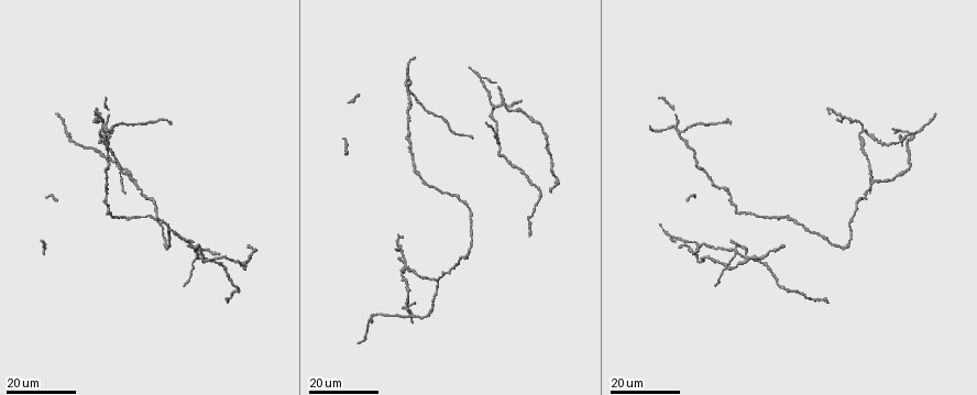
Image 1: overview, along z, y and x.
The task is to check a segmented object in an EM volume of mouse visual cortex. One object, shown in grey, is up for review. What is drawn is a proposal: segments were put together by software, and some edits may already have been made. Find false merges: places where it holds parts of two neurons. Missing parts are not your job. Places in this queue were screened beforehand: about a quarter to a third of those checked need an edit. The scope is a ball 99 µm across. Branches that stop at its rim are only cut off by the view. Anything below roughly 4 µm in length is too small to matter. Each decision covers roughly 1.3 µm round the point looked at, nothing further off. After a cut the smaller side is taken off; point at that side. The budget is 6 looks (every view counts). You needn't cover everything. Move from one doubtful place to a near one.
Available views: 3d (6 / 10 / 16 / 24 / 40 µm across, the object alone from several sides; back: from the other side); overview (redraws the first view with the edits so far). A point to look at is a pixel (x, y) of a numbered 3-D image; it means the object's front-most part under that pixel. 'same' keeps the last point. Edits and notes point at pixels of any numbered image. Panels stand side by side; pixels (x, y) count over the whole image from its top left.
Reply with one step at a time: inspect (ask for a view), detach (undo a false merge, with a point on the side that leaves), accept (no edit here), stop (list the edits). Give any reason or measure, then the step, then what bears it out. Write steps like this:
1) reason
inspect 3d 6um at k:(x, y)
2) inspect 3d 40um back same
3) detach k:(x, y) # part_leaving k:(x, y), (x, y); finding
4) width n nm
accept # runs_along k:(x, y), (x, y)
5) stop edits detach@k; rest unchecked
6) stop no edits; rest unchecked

branch point
inspect 3d 24um at 1:(497, 143)

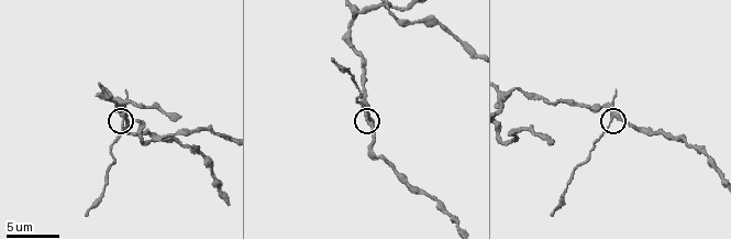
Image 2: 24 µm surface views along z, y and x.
closer look
inspect 3d 6um at 2:(611, 118)

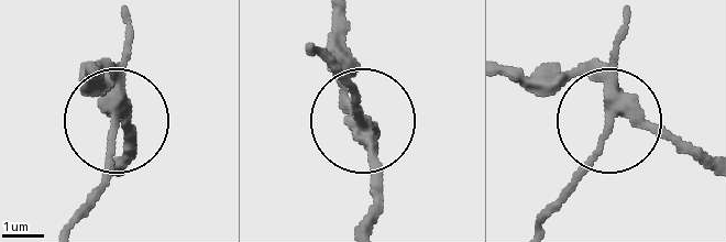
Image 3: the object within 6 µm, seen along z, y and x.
arms 3
detach 3:(108, 153) # part_leaving 3:(116, 96), (112, 165), (74, 218); two neurons meet here

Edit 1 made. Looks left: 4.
inspect 3d 10um at 2:(115, 100)

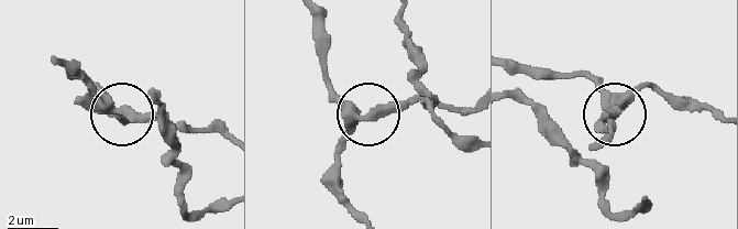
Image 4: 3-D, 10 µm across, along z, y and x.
side_arm 9 um; arms 3
accept # continuous, no second neuron

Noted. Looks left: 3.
three arms meet
inspect 3d 24um at 1:(679, 131)

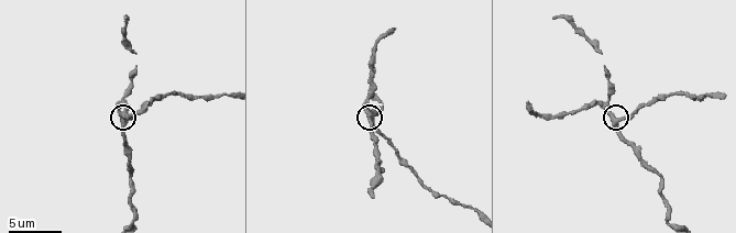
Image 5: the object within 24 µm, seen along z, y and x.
inspect 3d 10um at 5:(615, 119)

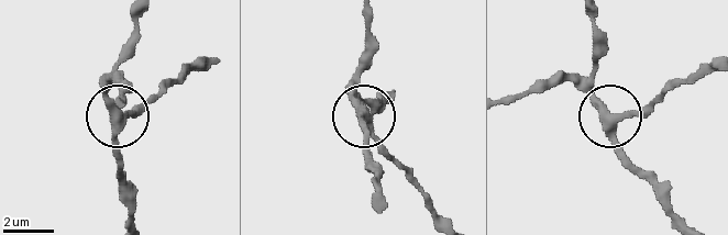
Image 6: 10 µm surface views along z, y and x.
inspect 3d 10um back at 6:(122, 116)

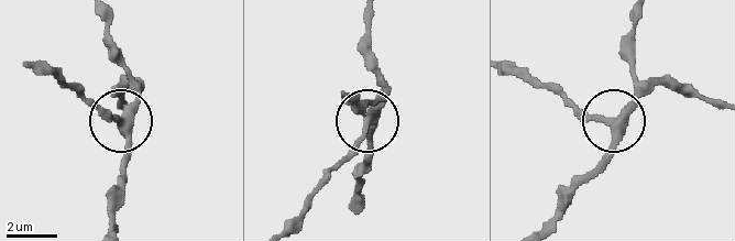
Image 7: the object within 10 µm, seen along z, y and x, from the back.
accept # runs_along 7:(550, 221), (563, 196), (610, 145), (620, 113), (656, 78); one neuron here

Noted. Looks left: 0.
stop edits detach@3; rest unchecked

